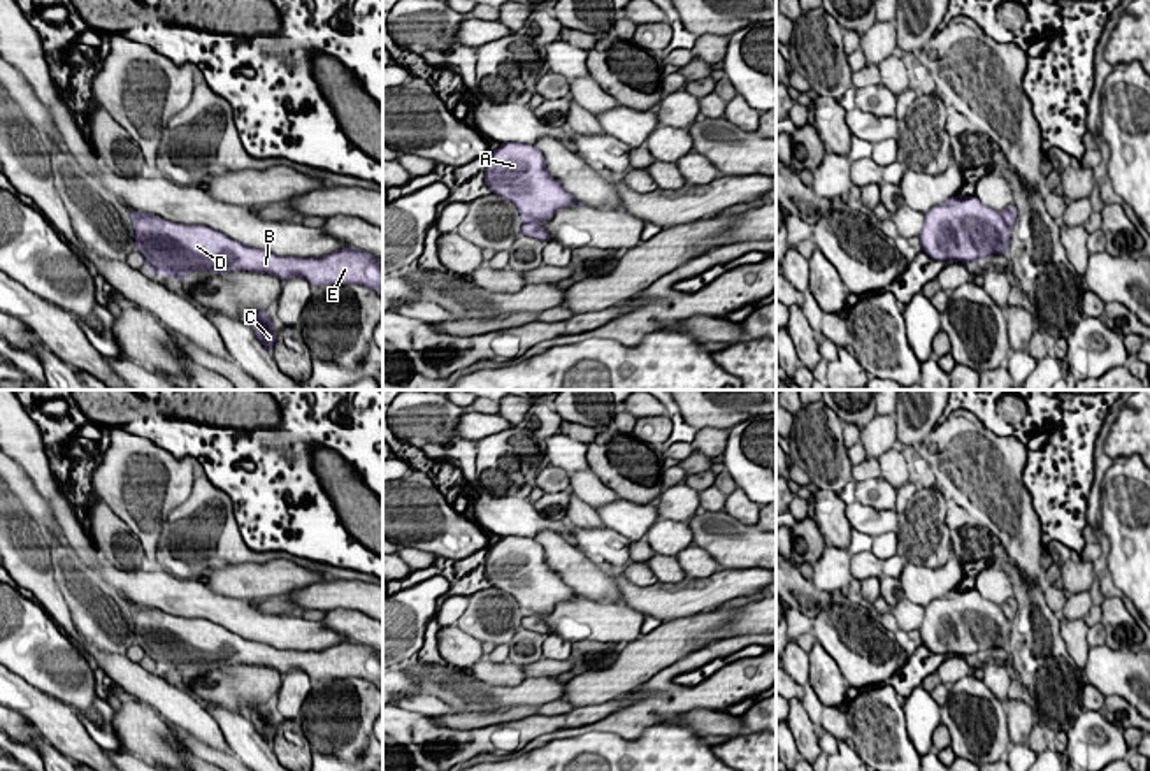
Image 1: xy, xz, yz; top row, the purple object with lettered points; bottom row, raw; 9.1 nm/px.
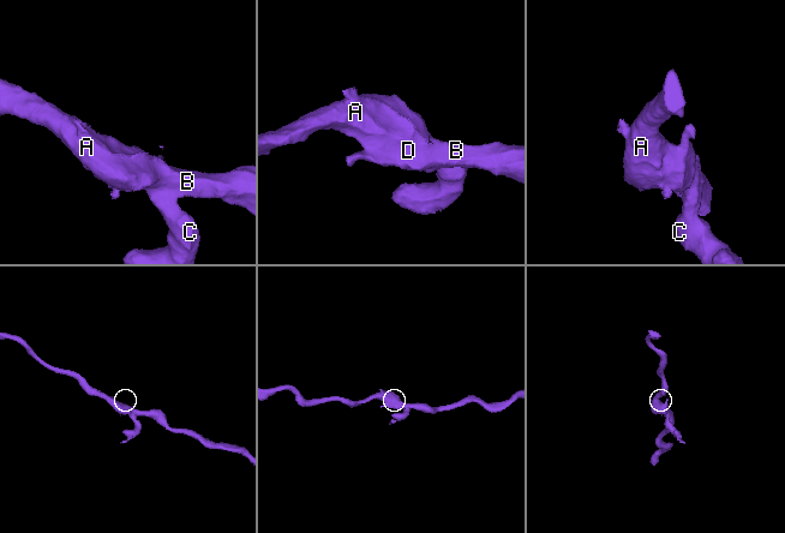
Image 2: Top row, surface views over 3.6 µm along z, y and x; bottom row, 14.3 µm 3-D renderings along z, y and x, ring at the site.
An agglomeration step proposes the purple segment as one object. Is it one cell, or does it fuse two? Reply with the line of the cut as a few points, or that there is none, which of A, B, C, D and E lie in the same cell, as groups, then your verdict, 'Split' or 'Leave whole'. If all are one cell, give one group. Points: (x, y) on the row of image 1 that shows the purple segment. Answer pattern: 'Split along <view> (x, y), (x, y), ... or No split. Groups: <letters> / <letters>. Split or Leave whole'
Split along yz (999, 213), (1008, 229). Groups: A B D E / C. Split

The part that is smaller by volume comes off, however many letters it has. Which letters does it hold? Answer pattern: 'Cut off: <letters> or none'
Cut off: C

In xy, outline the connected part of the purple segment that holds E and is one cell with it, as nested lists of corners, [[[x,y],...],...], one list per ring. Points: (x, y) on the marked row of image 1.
[[[140,214],[133,218],[133,225],[135,249],[156,276],[183,281],[190,270],[249,270],[272,274],[281,281],[300,276],[309,286],[362,285],[379,295],[383,292],[383,267],[376,256],[356,248],[342,248],[321,258],[277,256],[205,225],[172,223],[155,214]]]

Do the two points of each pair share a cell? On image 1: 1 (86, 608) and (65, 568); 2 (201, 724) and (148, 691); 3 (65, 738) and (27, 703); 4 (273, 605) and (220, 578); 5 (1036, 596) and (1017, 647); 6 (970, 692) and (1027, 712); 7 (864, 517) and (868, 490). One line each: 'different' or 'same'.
1: same
2: same
3: same
4: different
5: same
6: different
7: different

